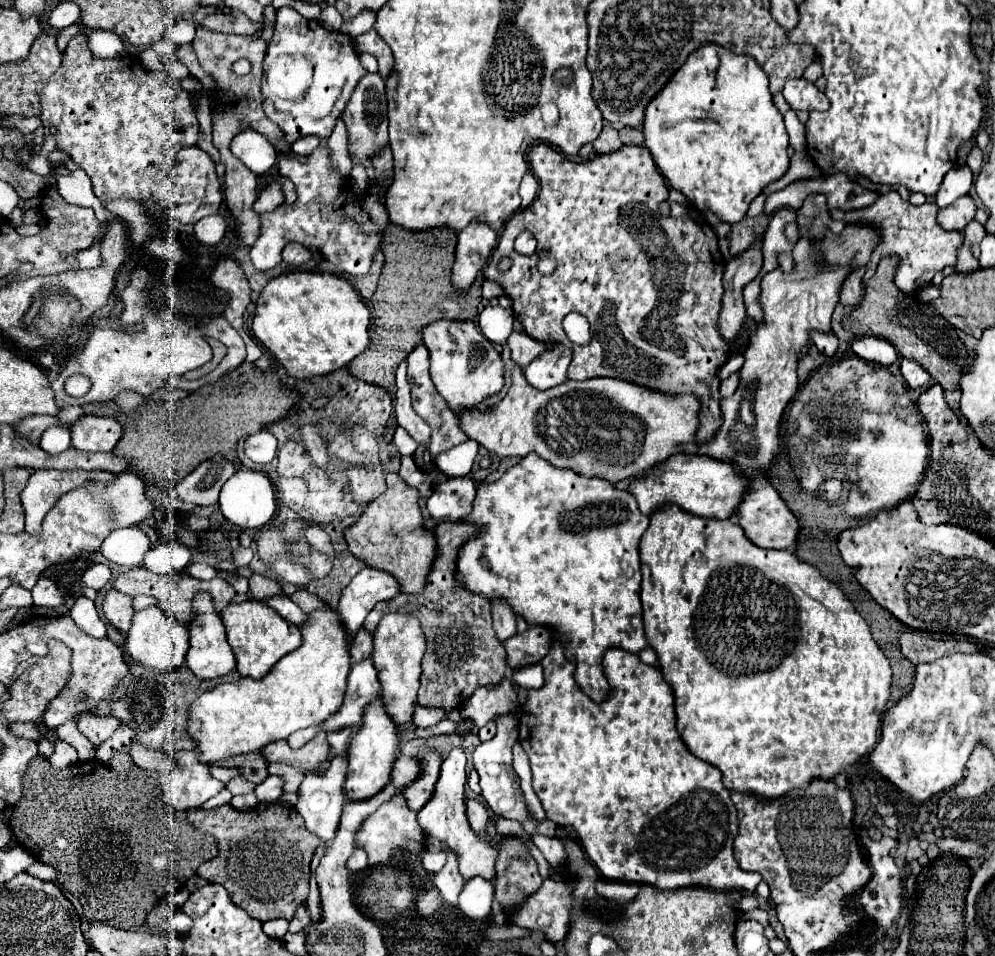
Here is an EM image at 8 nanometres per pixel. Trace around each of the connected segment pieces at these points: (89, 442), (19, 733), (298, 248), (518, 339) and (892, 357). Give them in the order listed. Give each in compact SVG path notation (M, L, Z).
M84 415L80 421L76 421L70 427L72 433L72 447L78 451L88 453L106 453L112 451L116 441L122 435L122 427L112 417L96 417L96 415Z
M10 723L10 733L16 737L32 739L32 741L40 741L44 737L42 729L36 723Z
M288 243L288 247L284 247L284 251L282 251L282 257L284 257L284 261L290 263L290 265L302 265L302 263L306 263L312 255L310 255L310 251L308 251L304 245Z
M512 331L512 335L508 337L508 345L512 349L512 359L518 365L528 365L534 357L548 349L546 343L528 337L524 331Z
M860 337L860 339L854 339L852 351L860 359L864 359L868 363L878 363L882 367L890 367L898 359L896 349L886 339L880 339L880 337Z

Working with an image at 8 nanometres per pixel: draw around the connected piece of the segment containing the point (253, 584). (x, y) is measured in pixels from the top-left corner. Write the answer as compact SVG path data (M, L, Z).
M252 575L250 577L250 595L252 595L252 599L268 599L268 597L282 595L282 589L276 579L268 579L264 575Z

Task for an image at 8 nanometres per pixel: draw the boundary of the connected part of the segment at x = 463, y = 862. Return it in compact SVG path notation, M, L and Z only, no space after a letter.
M484 839L476 841L446 841L446 845L456 853L460 873L464 881L472 877L484 877L488 881L496 879L494 863L498 859L498 849Z

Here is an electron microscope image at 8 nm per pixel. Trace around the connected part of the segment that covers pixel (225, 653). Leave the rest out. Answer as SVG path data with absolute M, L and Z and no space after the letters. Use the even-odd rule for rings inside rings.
M204 593L196 595L194 603L196 603L196 619L190 625L190 651L186 655L186 665L198 679L224 677L236 669L236 659L232 653L232 647L226 641L224 625L220 617L216 617L216 613L212 611L212 599L208 599L208 595Z

